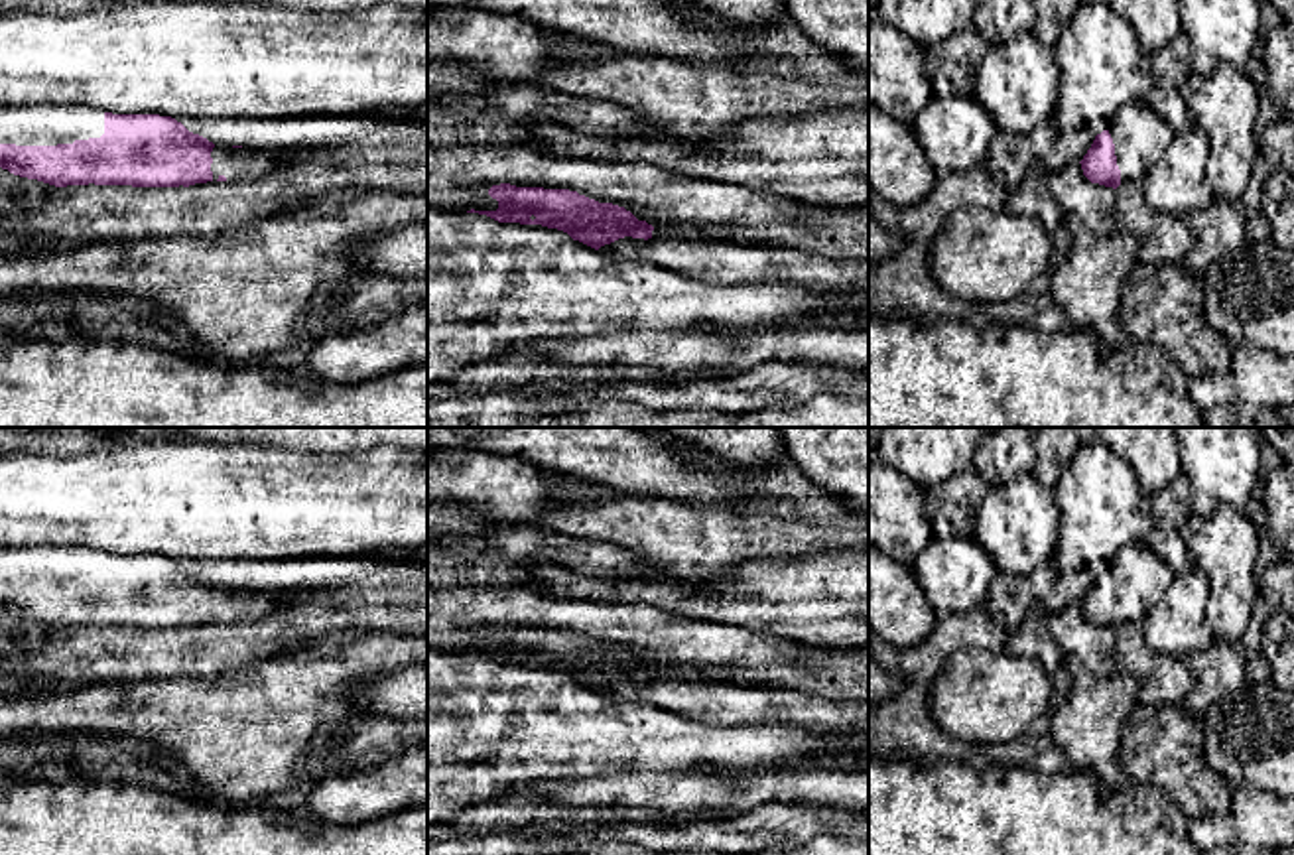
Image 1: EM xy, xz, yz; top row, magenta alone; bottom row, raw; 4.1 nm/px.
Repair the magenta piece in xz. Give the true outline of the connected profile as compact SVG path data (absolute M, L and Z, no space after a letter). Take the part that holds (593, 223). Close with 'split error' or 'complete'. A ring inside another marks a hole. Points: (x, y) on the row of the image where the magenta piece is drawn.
M492 185L488 195L498 201L496 211L467 211L486 215L498 223L542 225L567 232L595 250L618 238L676 238L670 229L654 229L630 211L613 203L599 203L569 189Z | split error

